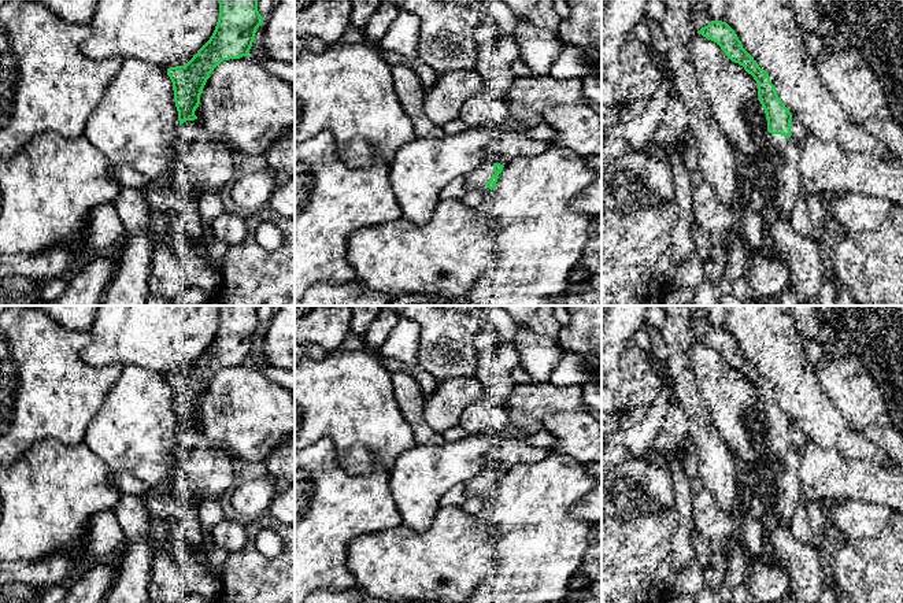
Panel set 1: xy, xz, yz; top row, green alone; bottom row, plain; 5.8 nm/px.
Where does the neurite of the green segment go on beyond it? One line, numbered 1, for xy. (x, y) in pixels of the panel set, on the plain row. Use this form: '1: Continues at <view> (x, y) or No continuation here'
1: No continuation here

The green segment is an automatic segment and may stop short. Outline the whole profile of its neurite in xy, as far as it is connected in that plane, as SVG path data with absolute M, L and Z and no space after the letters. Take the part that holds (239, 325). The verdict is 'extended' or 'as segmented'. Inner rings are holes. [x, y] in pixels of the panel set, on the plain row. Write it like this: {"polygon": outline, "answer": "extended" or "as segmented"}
{"polygon": "M218 306L219 325L210 347L184 373L167 376L173 389L180 432L195 428L201 397L223 367L247 363L263 325L258 306Z", "answer": "as segmented"}

